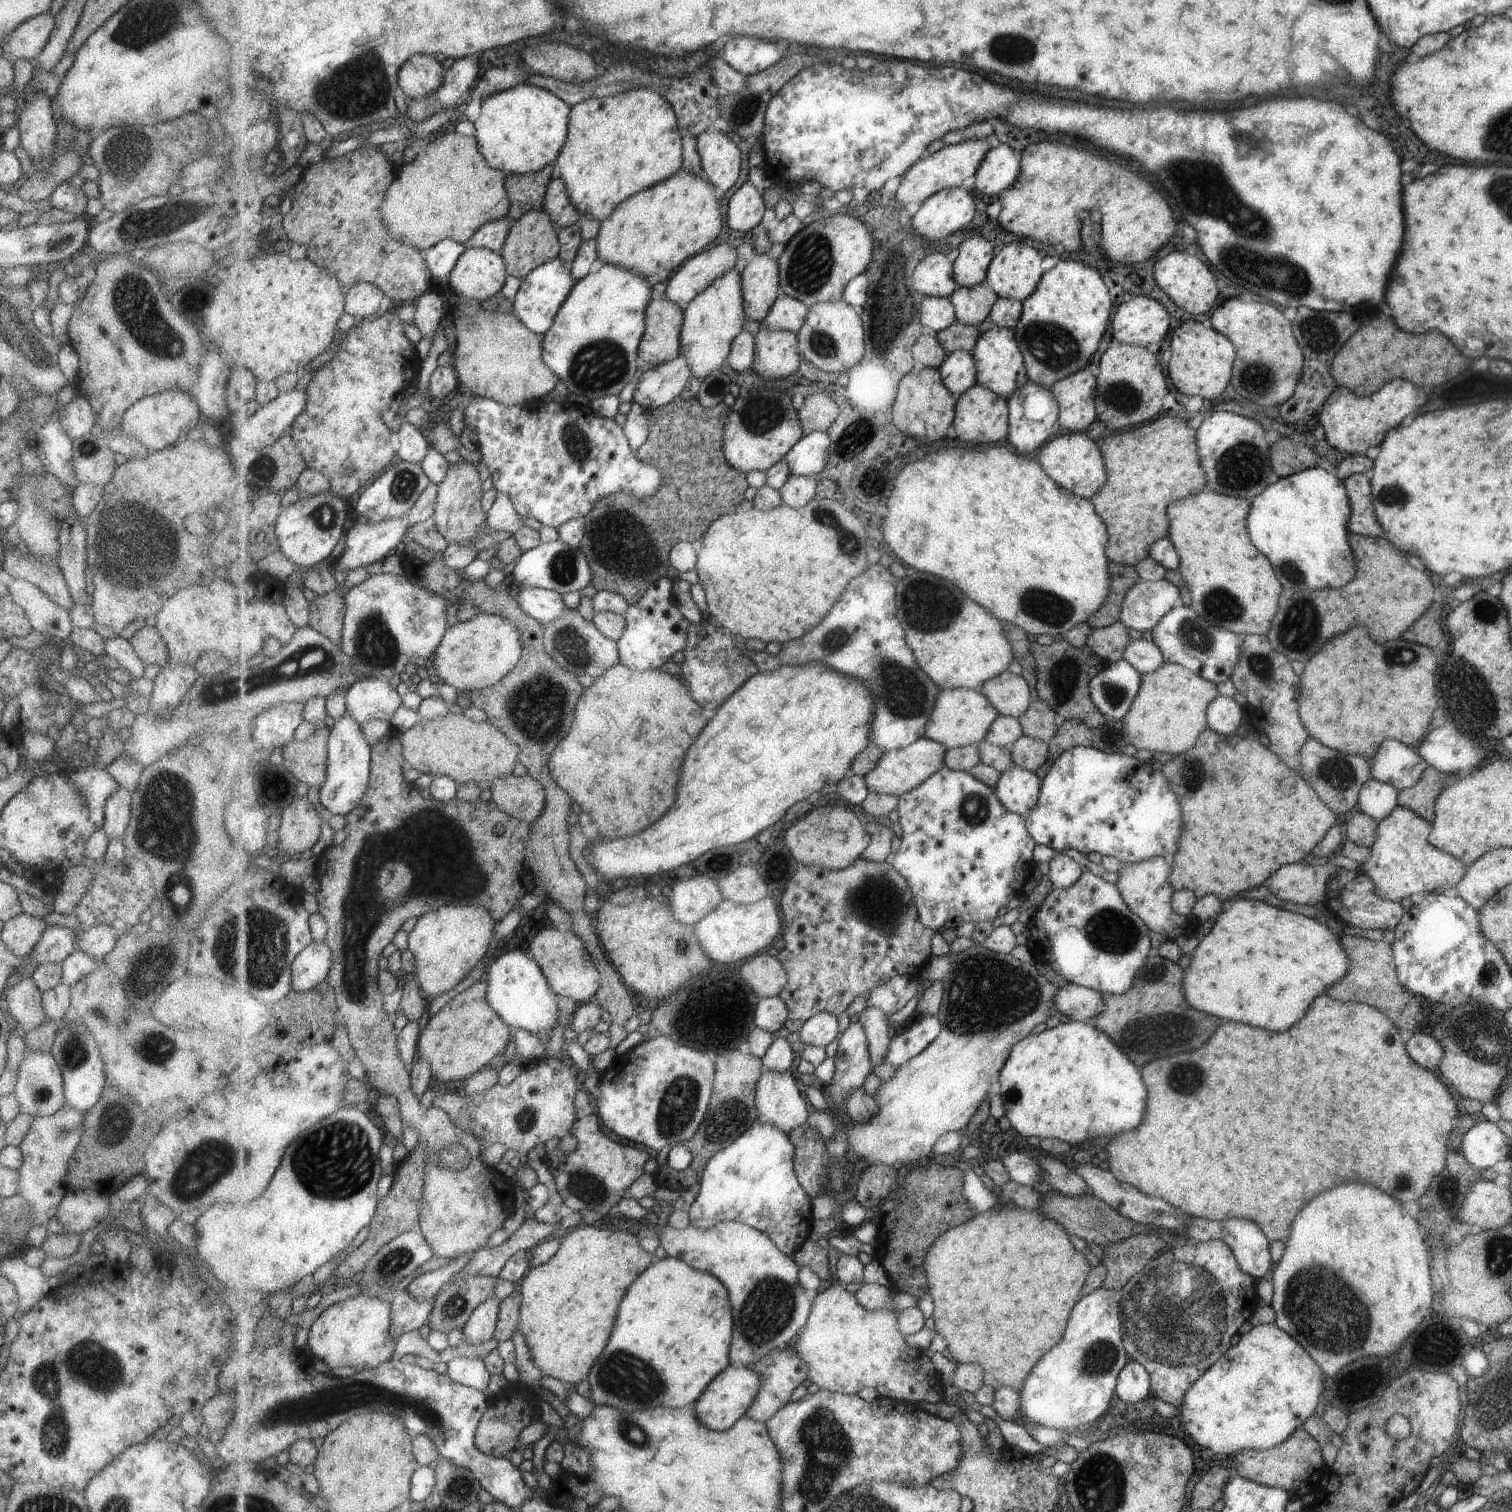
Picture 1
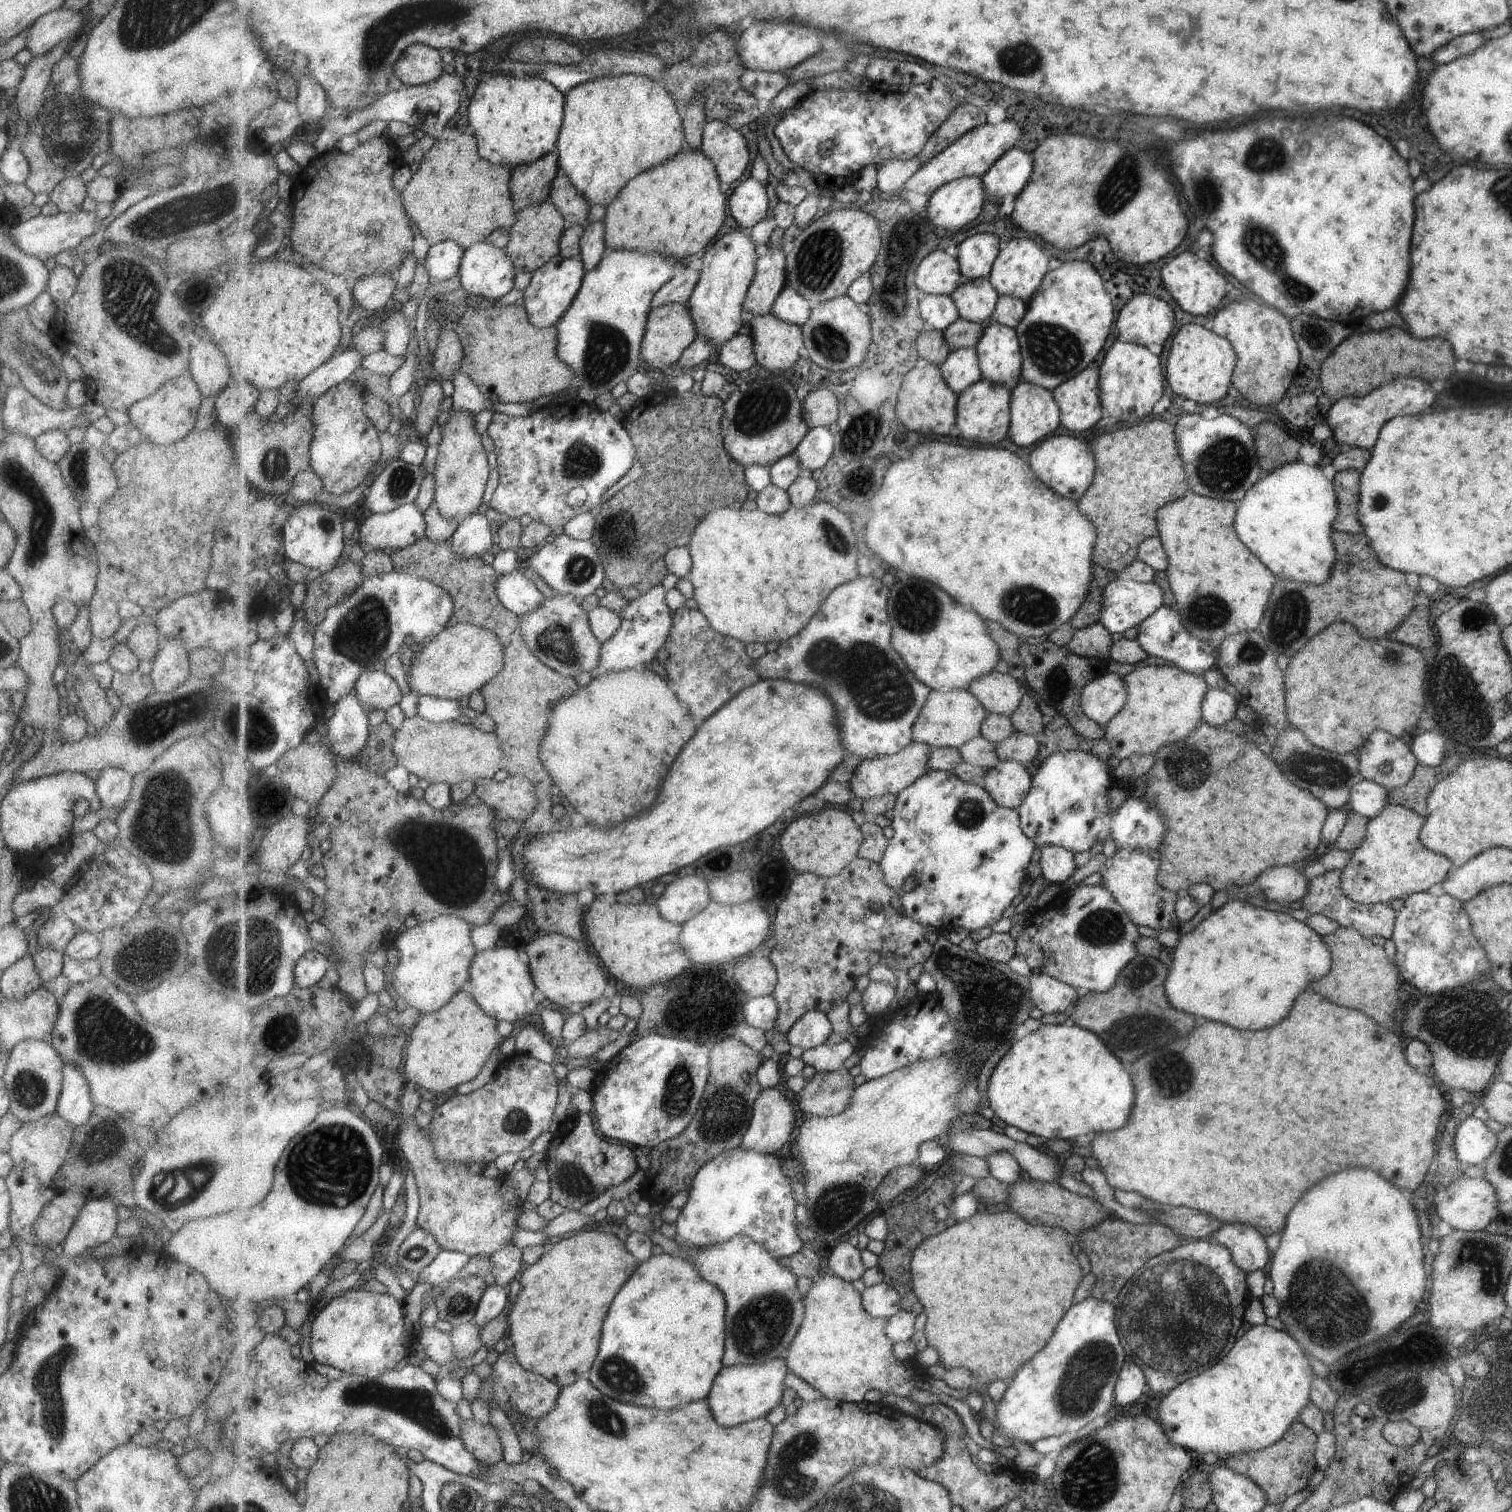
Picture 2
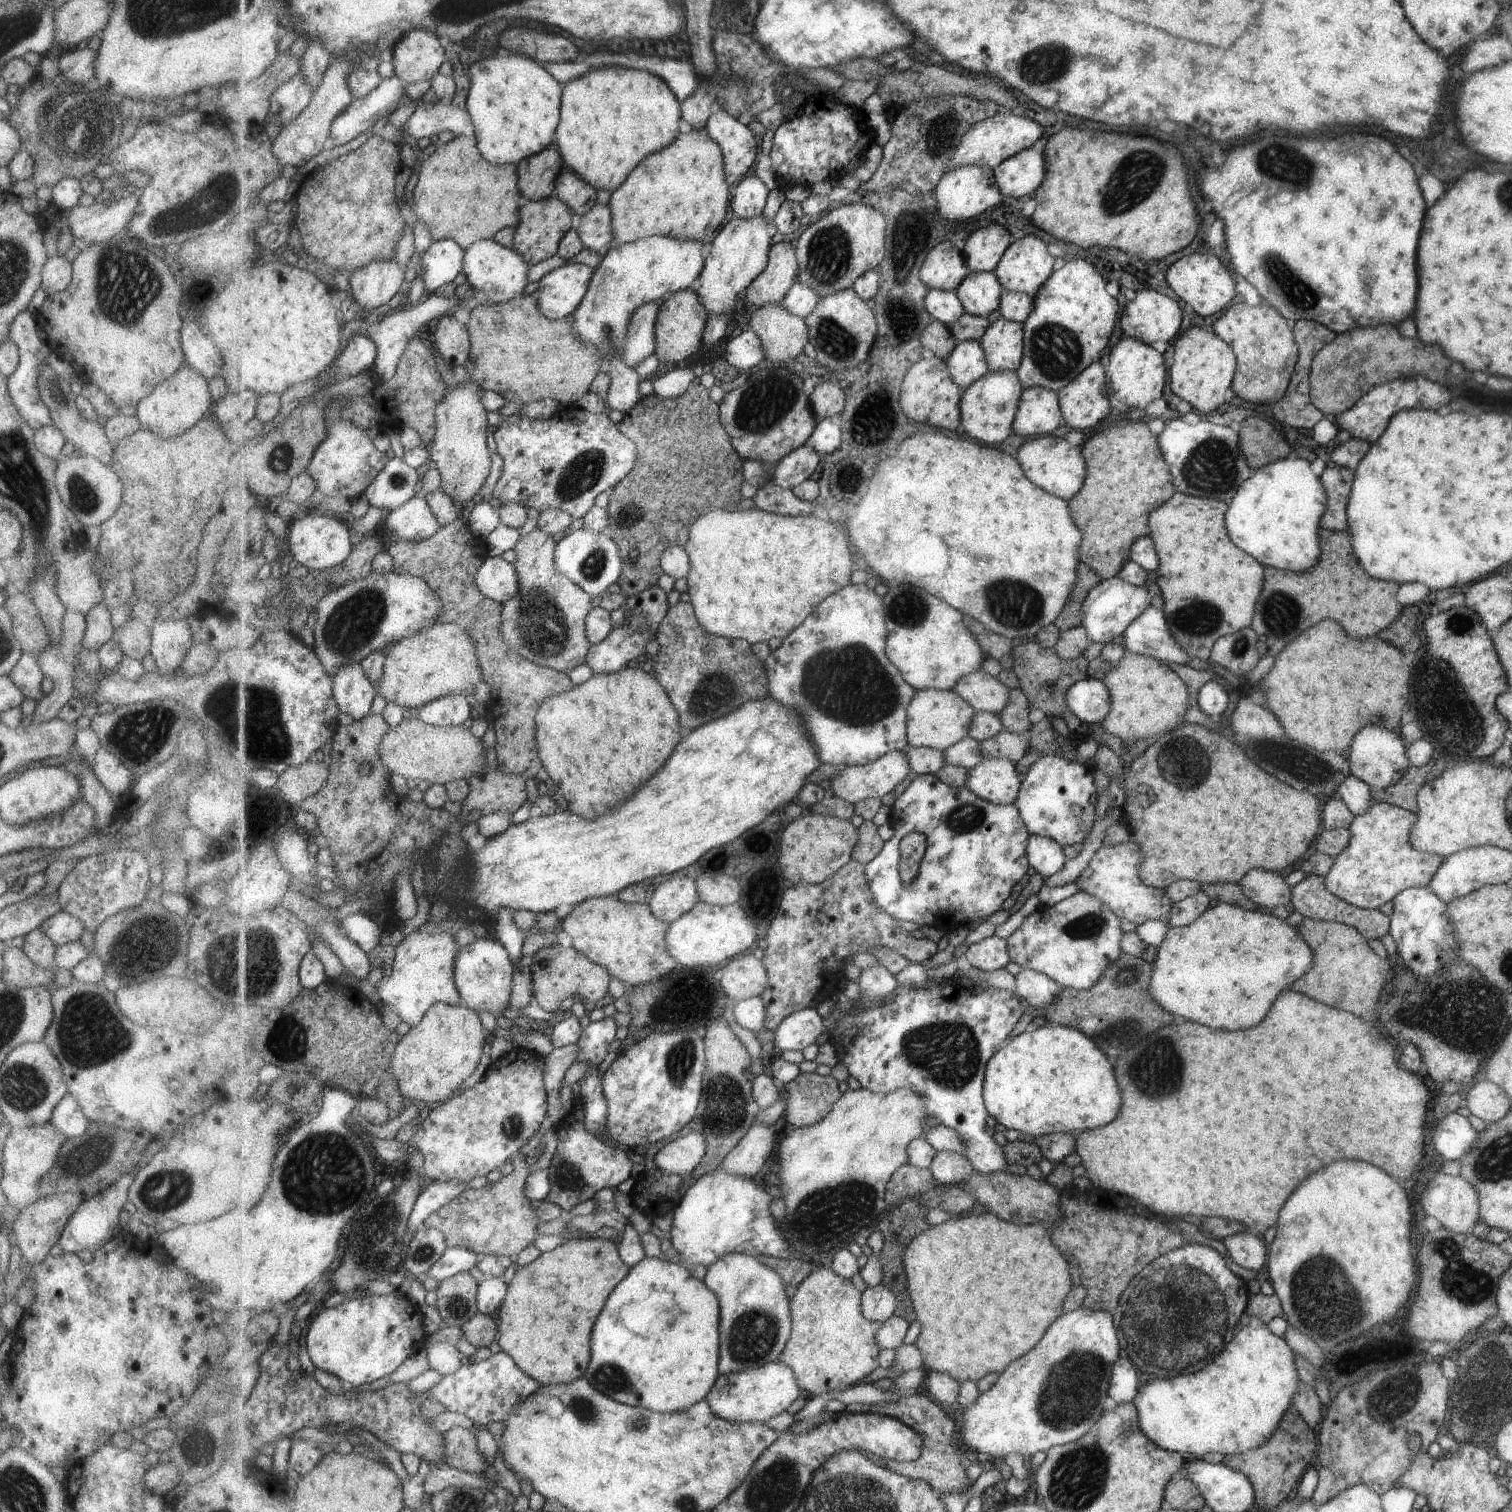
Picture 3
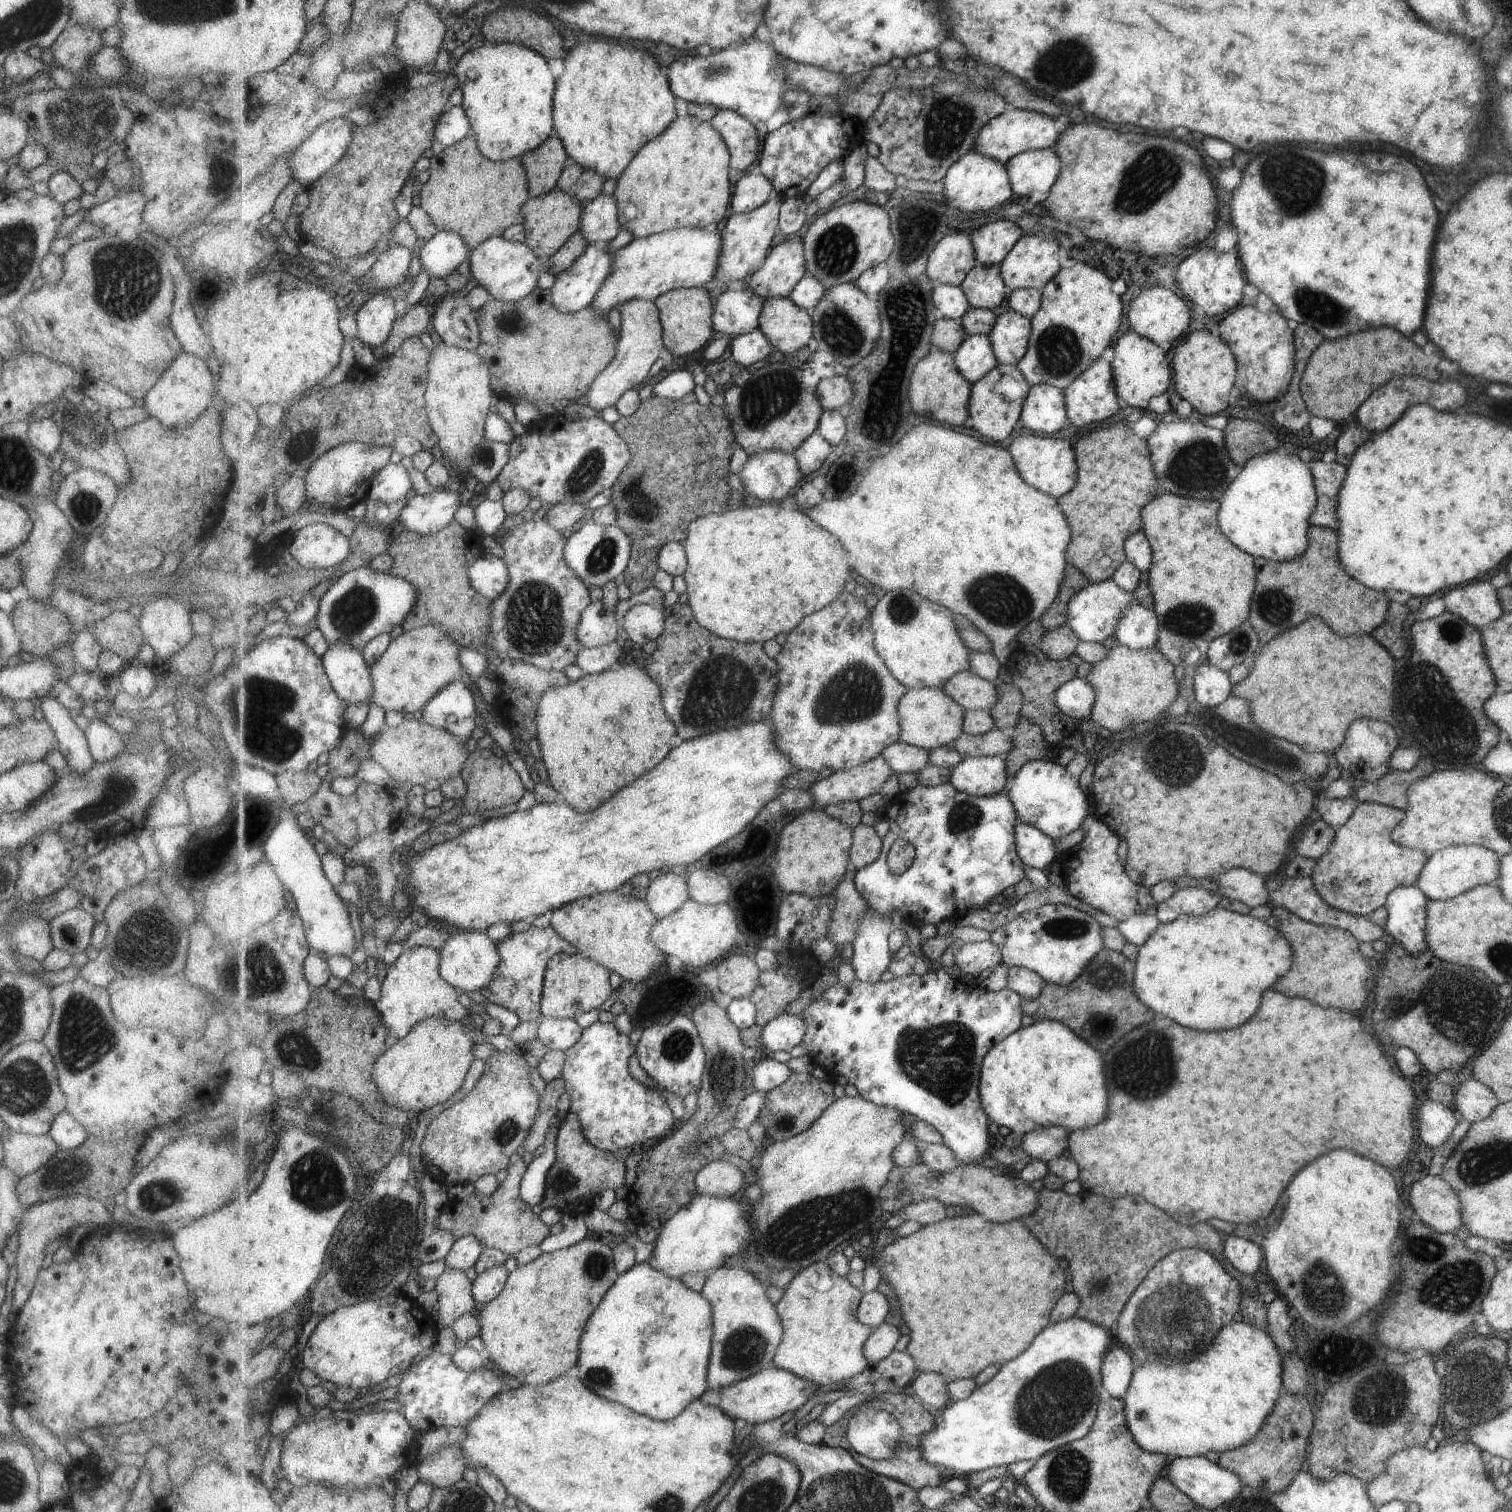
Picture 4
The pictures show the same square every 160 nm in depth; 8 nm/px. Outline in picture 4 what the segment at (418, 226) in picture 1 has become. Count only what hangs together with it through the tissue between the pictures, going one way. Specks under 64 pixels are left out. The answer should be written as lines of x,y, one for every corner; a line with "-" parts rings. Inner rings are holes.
472,133
461,142
432,155
431,159
432,163
419,196
422,207
440,231
459,233
465,239
467,246
474,250
483,241
491,237
501,237
512,225
524,222
522,206
531,196
528,171
524,167
522,157
511,161
492,161
480,151
480,144

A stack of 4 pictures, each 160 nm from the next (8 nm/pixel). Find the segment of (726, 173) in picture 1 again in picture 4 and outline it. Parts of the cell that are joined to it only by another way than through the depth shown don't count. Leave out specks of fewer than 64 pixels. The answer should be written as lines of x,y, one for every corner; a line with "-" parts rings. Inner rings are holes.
721,109
709,121
723,135
725,142
728,143
732,154
731,166
733,168
743,172
759,158
759,134
757,134
757,128
753,125
754,120
739,114
737,111

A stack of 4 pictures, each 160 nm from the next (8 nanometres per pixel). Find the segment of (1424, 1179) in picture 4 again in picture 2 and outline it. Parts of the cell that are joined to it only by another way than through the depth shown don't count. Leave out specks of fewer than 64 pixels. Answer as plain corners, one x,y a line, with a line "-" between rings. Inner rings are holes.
1468,1176
1455,1179
1449,1186
1435,1192
1433,1202
1439,1218
1453,1229
1462,1231
1483,1231
1499,1216
1496,1190
1487,1179

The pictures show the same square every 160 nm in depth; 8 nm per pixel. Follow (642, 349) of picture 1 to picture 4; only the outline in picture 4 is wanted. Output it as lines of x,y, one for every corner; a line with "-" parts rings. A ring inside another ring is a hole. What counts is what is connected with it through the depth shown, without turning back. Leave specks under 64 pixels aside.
691,287
675,289
661,295
656,300
660,310
660,319
664,328
664,345
666,346
666,358
674,356
689,356
703,346
707,346
707,340
713,338
713,315
715,300
707,288

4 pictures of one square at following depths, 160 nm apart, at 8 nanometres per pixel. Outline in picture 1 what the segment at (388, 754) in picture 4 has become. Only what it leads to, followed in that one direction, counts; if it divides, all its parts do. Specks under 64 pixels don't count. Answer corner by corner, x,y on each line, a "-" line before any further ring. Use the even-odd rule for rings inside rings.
452,714
436,718
435,720
419,718
415,725
409,730
401,733
402,743
404,746
404,758
411,768
417,769
420,773
431,774
436,777
450,776
458,784
476,782
482,785
489,785
496,780
513,772
515,764
520,760
522,748
502,731
499,730
492,722
475,721
467,718
465,714

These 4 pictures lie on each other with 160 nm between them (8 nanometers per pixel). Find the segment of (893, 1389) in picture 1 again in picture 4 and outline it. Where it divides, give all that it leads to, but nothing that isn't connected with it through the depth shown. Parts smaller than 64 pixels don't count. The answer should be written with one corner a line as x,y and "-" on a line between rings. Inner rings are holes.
827,1260
817,1262
811,1268
798,1272
785,1289
781,1300
776,1304
777,1312
784,1322
784,1340
777,1349
773,1366
793,1371
818,1384
821,1388
835,1384
839,1380
847,1381
867,1369
871,1363
864,1353
864,1346
876,1328
866,1325
858,1318
858,1310
863,1297
864,1292
855,1288
846,1276
835,1272

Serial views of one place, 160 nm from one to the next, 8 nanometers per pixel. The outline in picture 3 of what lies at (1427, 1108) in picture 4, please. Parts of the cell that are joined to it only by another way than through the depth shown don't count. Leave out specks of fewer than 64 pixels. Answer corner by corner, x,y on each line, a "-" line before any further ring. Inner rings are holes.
1449,1112
1445,1118
1434,1120
1433,1125
1433,1148
1447,1161
1459,1161
1471,1150
1473,1140
1479,1136
1465,1118
1453,1112

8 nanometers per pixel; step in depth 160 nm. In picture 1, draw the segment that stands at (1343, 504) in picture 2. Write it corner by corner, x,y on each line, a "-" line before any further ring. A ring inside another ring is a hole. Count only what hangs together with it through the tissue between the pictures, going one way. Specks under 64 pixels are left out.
1355,473
1345,477
1342,481
1352,510
1346,529
1351,534
1364,537
1383,536
1384,530
1374,515
1369,476
1363,473

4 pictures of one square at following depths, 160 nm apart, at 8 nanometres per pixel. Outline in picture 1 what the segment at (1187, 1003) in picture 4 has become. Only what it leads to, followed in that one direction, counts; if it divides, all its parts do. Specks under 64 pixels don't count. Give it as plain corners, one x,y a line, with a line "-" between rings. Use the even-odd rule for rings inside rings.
1237,898
1237,902
1218,914
1210,931
1189,955
1190,963
1182,977
1186,1001
1195,1010
1203,1010
1205,1014
1213,1014
1217,1018
1245,1022
1271,1032
1285,1032
1303,1016
1311,1000
1321,994
1325,986
1333,986
1348,972
1350,958
1339,936
1313,916
1291,914
1269,904

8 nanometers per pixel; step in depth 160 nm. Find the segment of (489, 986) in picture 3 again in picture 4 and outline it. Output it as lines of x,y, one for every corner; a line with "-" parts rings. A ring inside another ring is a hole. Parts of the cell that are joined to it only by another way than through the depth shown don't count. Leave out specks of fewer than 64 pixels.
466,931
451,936
441,948
440,973
461,992
482,992
496,978
502,958
496,942
487,932

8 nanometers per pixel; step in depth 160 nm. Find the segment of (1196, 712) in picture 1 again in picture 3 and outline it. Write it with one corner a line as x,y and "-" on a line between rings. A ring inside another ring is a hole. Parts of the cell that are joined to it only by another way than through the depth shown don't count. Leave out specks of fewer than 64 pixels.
1125,650
1122,658
1101,679
1109,690
1110,712
1100,722
1103,730
1122,741
1151,741
1181,726
1189,692
1179,676
1157,659

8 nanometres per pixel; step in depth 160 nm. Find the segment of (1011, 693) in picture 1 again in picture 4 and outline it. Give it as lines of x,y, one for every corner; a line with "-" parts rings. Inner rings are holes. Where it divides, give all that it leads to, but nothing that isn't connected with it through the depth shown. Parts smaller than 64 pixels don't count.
972,670
955,674
943,689
967,710
990,711
1000,700
997,682
983,678

